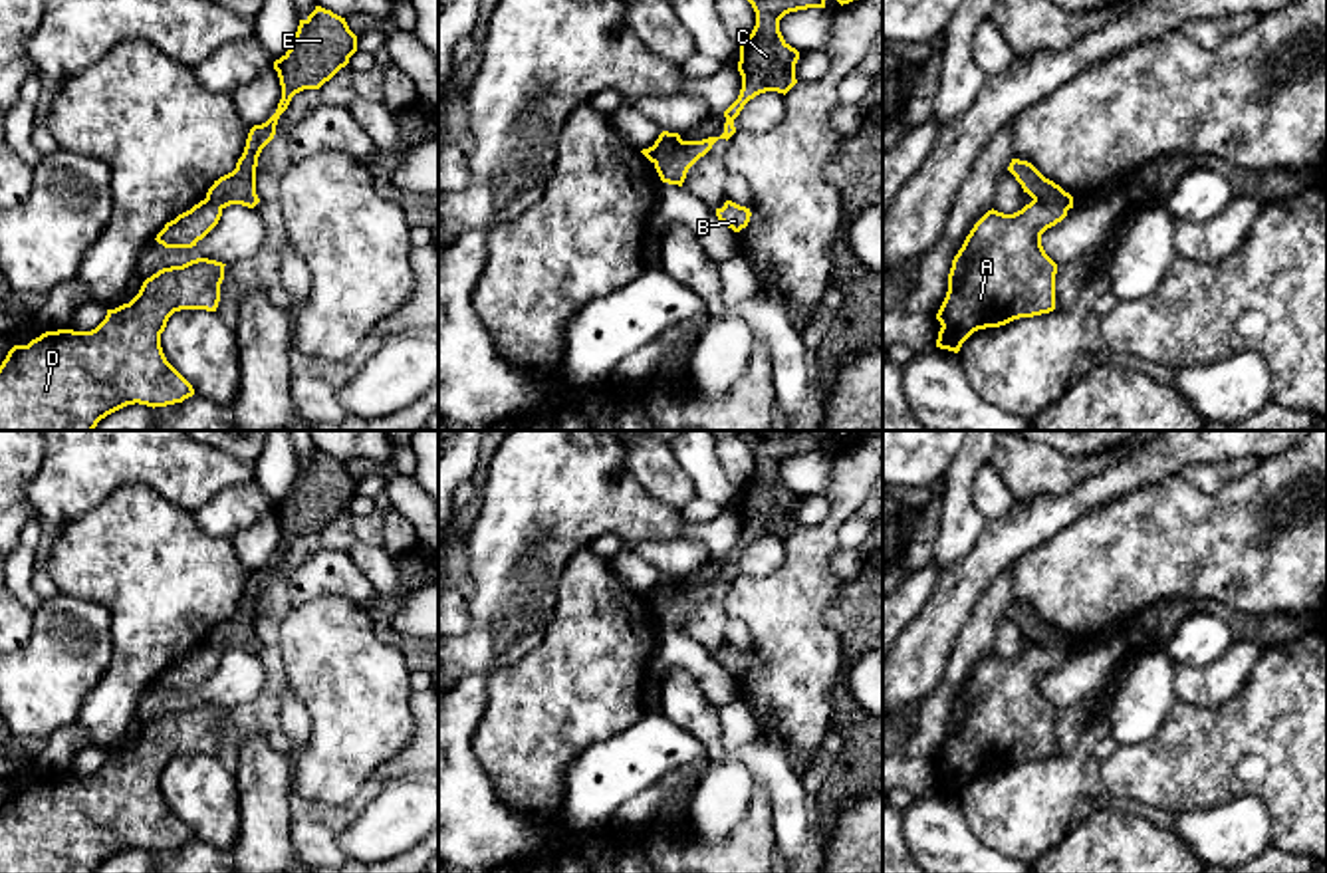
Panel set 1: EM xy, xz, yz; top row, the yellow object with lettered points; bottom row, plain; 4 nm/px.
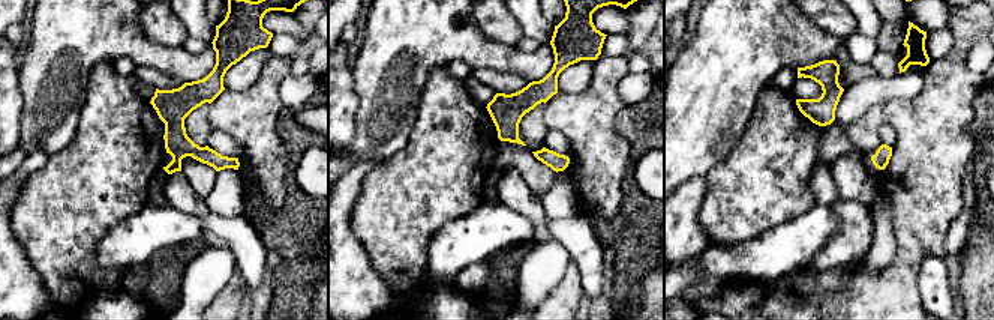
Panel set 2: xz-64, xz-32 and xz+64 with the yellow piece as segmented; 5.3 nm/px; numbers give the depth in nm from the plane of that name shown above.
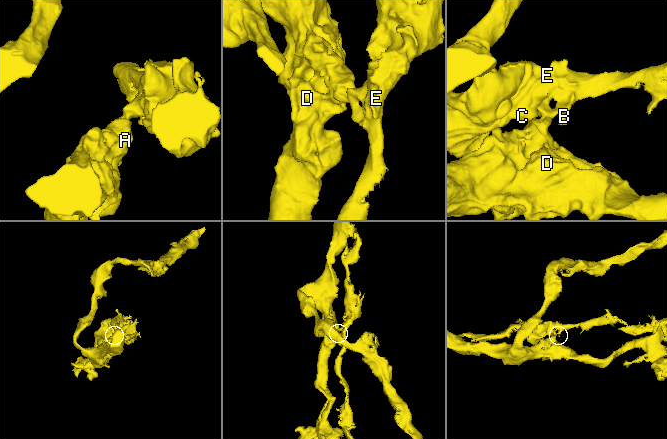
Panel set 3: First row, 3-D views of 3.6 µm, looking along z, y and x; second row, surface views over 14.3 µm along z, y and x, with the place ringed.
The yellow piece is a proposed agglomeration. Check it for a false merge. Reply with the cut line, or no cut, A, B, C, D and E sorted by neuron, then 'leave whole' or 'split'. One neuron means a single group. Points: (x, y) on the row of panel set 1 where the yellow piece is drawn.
yz (1034, 199), (1062, 203), (1068, 209) | A D / B C E | split

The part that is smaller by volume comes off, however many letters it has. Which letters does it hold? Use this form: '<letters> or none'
B, C, E

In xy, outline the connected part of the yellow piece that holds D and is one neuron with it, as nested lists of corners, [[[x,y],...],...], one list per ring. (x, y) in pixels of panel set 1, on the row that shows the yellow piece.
[[[196,258],[163,268],[139,294],[91,331],[46,331],[28,345],[14,345],[0,365],[0,431],[93,431],[101,419],[127,407],[167,407],[194,395],[192,385],[167,361],[161,333],[181,310],[216,312],[222,262]]]

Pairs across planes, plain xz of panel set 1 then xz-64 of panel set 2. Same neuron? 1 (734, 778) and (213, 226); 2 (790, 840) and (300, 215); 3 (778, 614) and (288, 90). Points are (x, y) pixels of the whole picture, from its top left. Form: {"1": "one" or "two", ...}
{"1": "two", "2": "two", "3": "two"}

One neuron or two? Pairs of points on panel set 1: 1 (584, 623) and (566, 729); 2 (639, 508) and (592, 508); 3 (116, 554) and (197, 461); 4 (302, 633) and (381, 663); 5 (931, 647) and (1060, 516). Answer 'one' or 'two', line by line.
1: one
2: one
3: two
4: one
5: one

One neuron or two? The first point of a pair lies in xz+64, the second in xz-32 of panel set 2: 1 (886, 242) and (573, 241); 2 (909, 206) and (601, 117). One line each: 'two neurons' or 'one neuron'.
1: two neurons
2: one neuron

